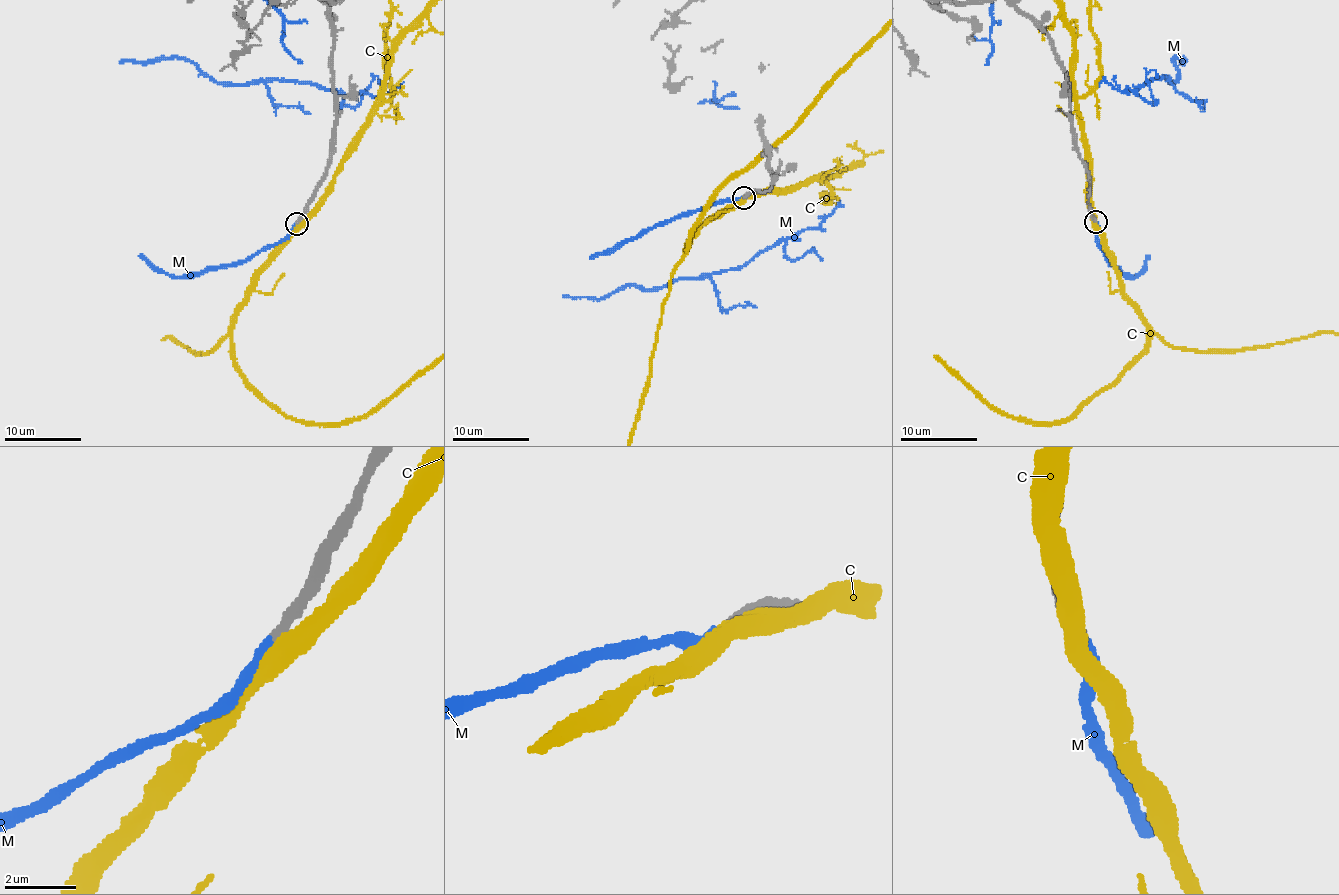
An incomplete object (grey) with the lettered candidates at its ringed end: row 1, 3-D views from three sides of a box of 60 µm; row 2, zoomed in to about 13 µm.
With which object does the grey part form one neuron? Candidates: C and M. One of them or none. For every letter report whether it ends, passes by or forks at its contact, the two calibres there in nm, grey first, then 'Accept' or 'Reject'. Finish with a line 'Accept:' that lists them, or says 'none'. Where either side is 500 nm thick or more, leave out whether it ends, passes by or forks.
C: It passes by. Thickness 360 nm (grey) against 480 nm. Reject
M: It ends there. Thickness 320 nm (grey) against 300 nm. Accept
Accept: M

